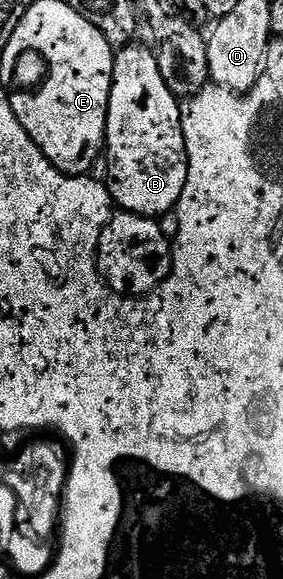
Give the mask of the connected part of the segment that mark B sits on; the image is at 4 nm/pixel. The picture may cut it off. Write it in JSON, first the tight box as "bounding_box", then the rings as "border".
{"bounding_box":[105,45,189,217],"border":[[[130,45],[122,47],[116,52],[113,61],[113,88],[111,89],[111,97],[109,98],[109,113],[107,115],[107,129],[105,130],[105,146],[107,148],[107,159],[109,155],[109,179],[107,178],[107,186],[109,194],[112,195],[114,204],[122,211],[130,211],[136,215],[147,215],[150,217],[162,217],[174,210],[177,203],[183,197],[183,189],[187,185],[187,177],[189,176],[189,158],[187,157],[187,141],[183,137],[183,125],[181,124],[181,116],[183,107],[178,96],[171,93],[171,89],[167,85],[167,81],[163,77],[163,73],[159,69],[159,61],[156,54],[145,47],[137,47],[138,45]]]}

